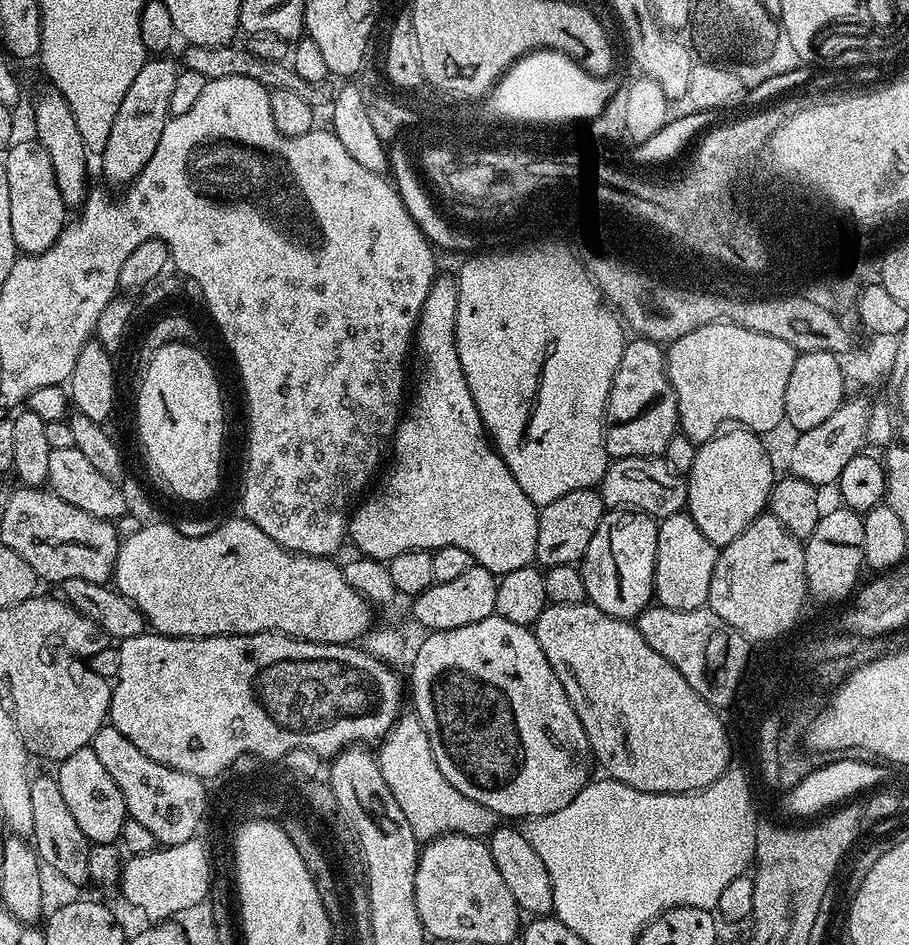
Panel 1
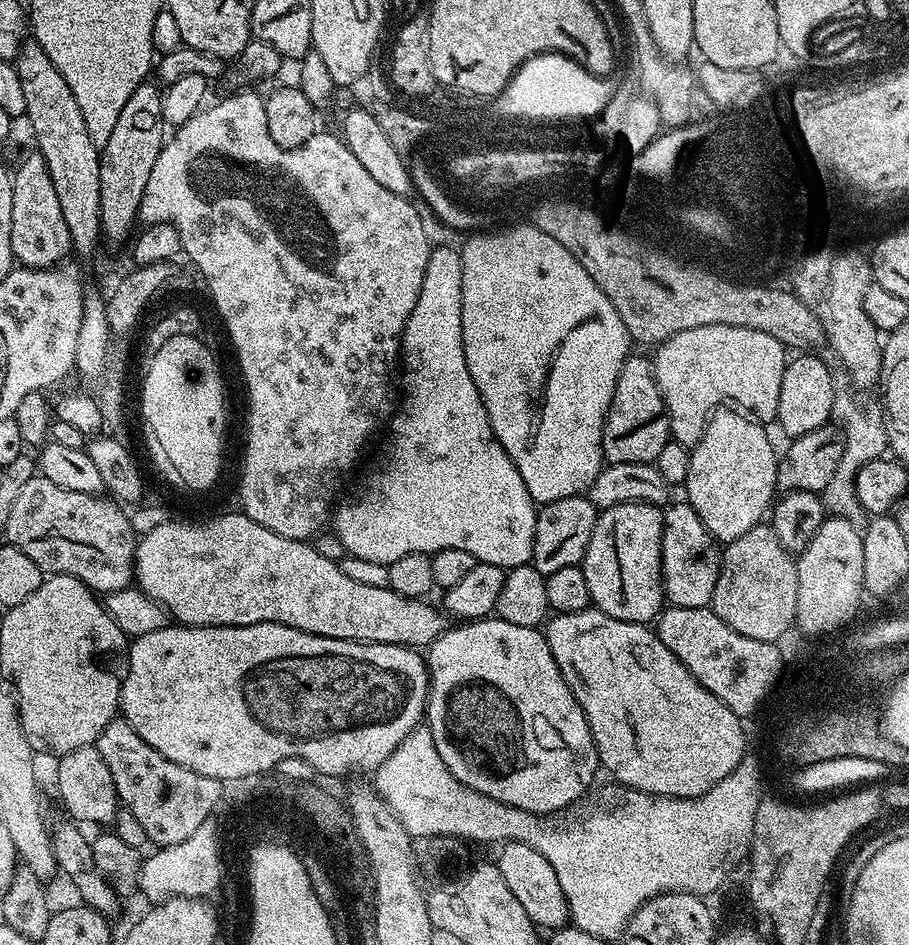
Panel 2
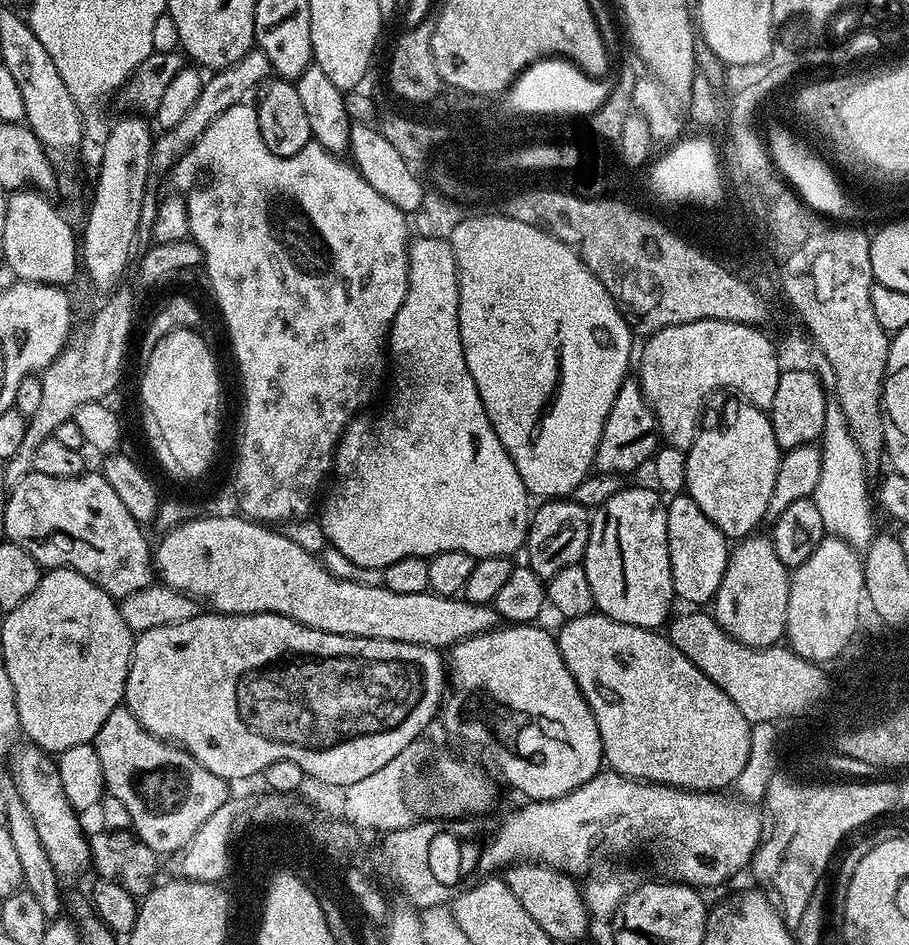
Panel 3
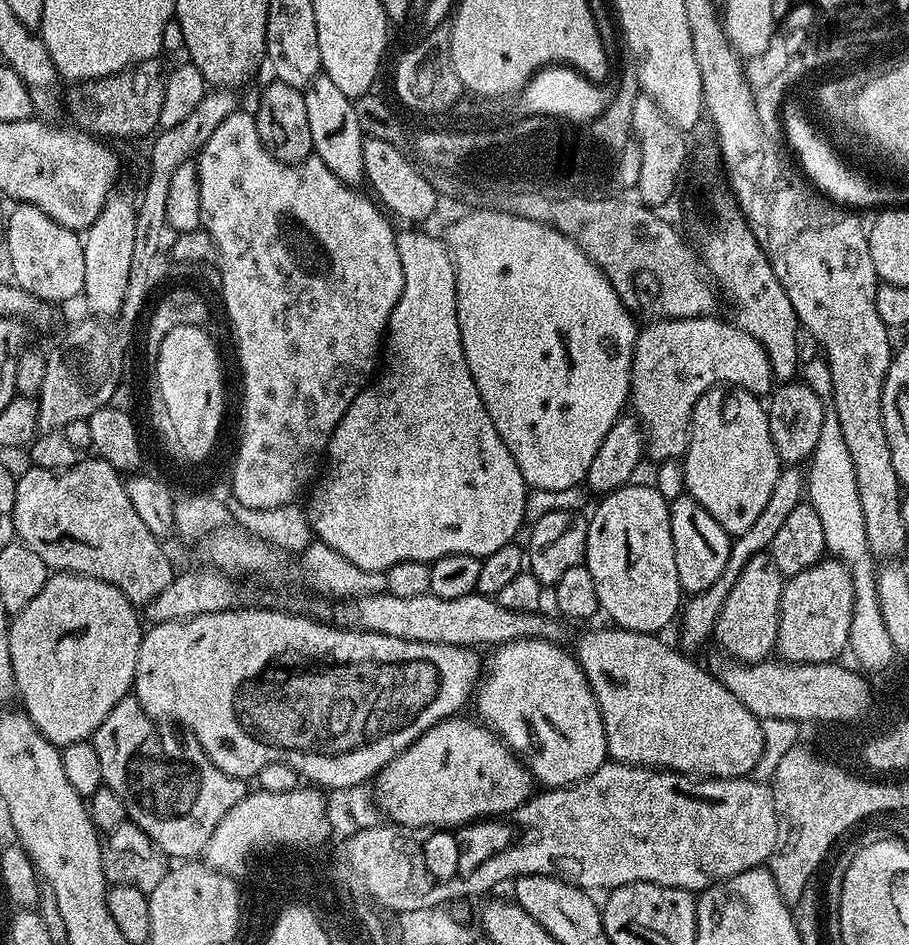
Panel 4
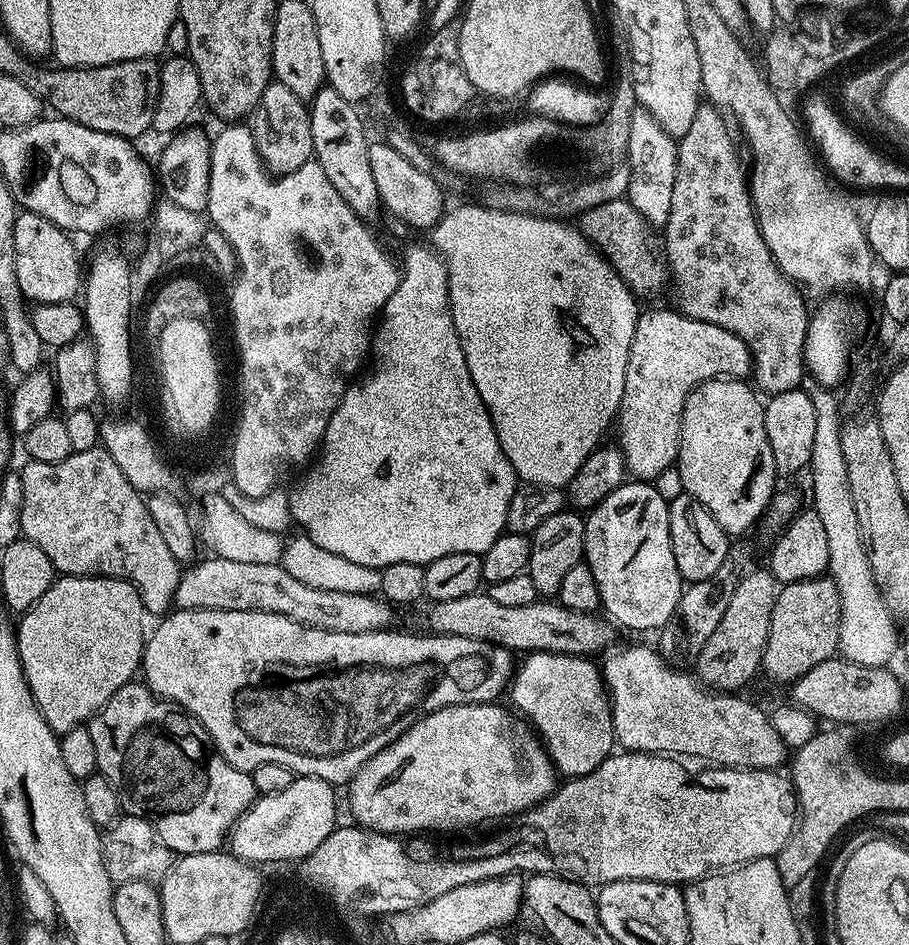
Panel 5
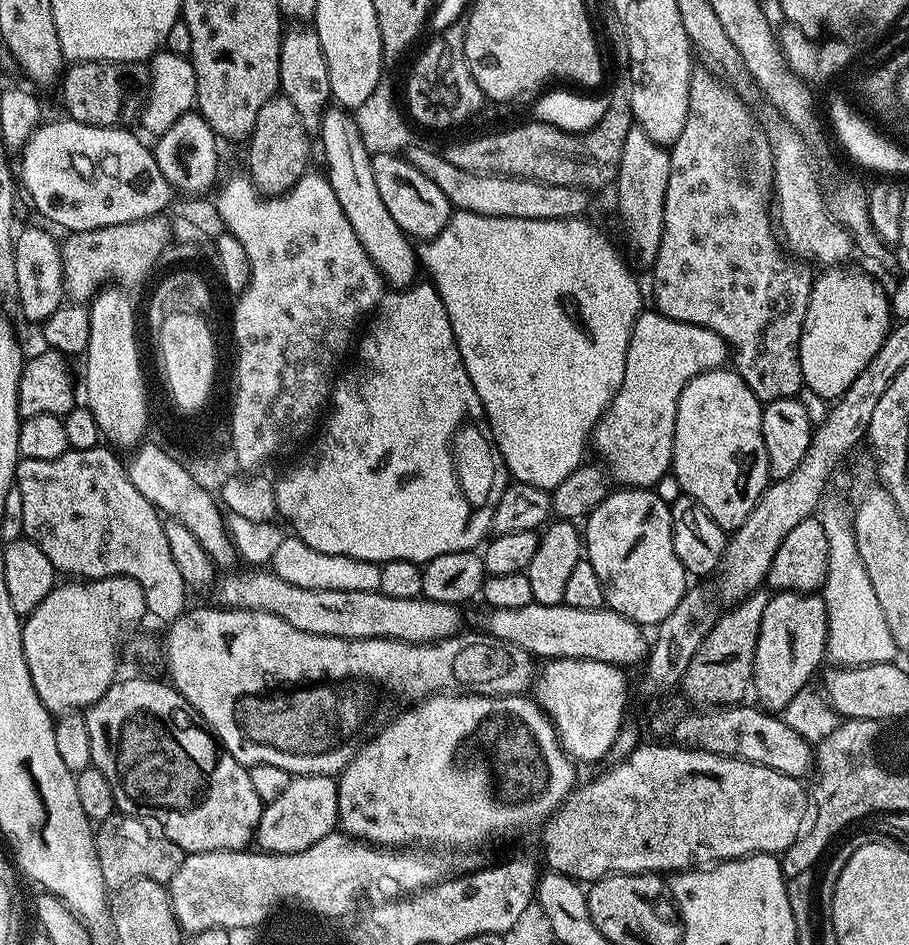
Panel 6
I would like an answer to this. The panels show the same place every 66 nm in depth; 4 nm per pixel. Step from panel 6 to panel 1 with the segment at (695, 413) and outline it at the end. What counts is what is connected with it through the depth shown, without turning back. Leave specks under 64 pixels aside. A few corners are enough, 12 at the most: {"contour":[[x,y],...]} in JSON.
{"contour":[[751,428],[697,447],[686,511],[717,549],[768,507],[772,460]]}

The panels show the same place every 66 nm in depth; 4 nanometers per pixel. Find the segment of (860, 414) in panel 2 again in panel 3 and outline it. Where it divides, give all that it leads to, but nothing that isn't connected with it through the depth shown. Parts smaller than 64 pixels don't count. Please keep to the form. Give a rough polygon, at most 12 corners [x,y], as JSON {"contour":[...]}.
{"contour":[[826,404],[818,483],[825,531],[863,552],[876,535],[866,461]]}

